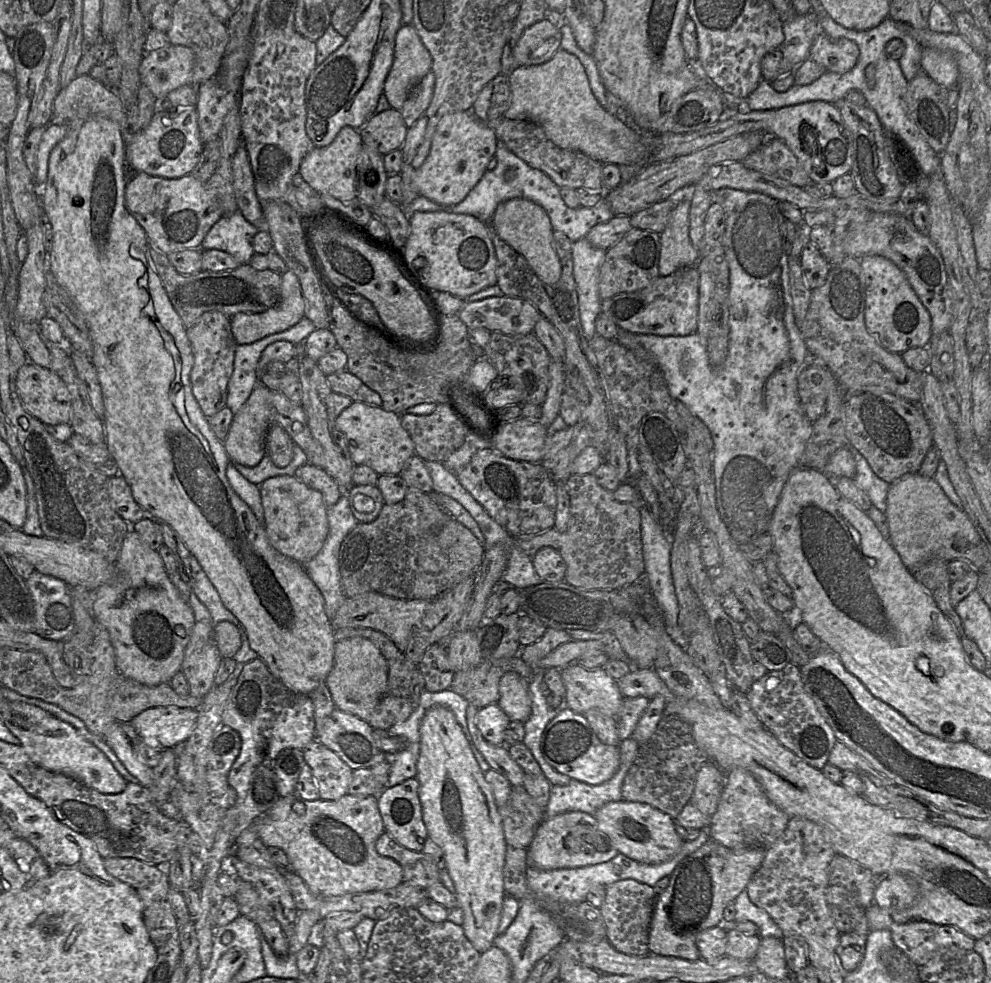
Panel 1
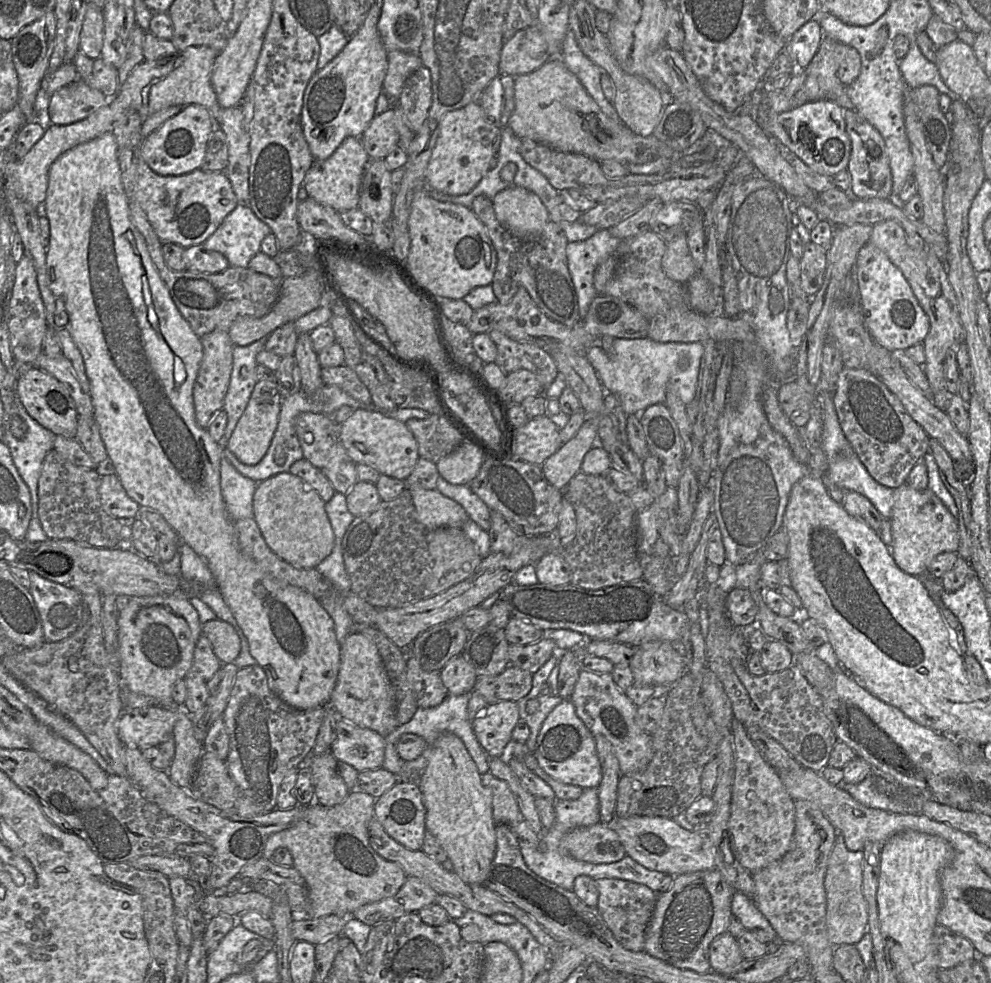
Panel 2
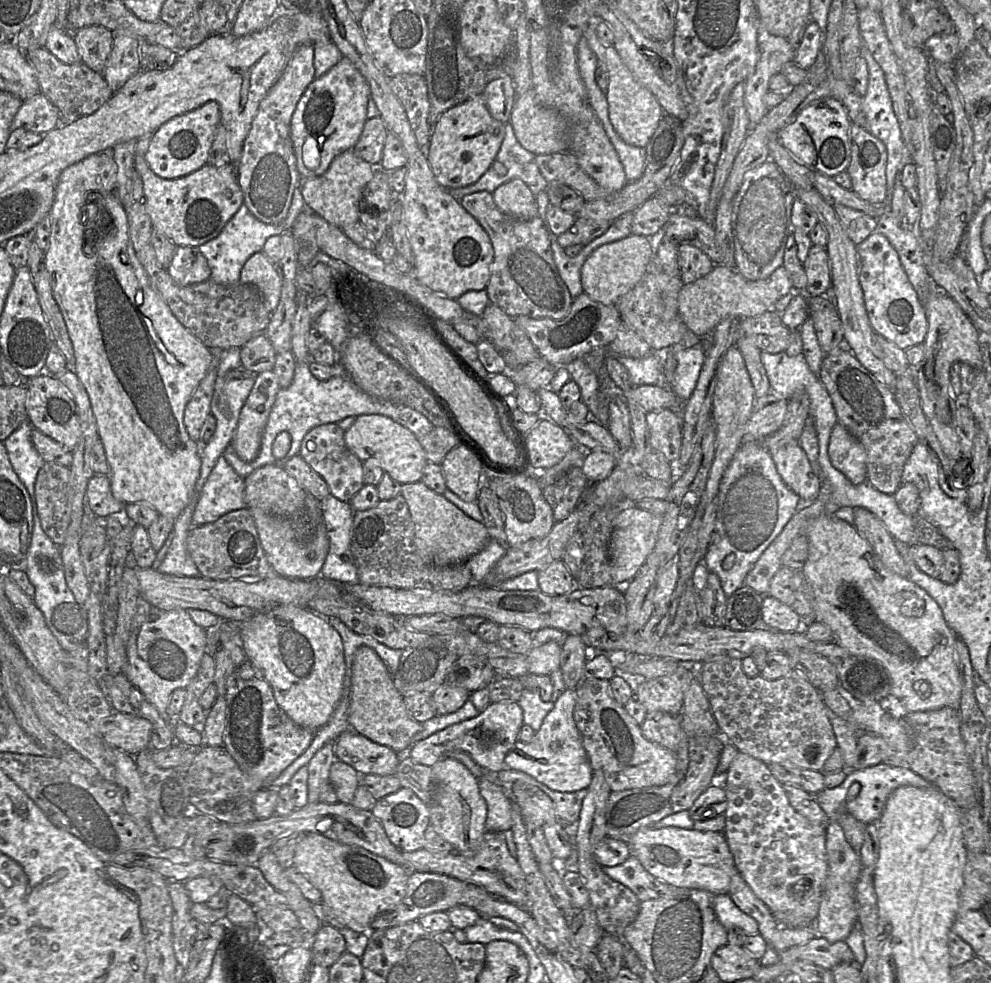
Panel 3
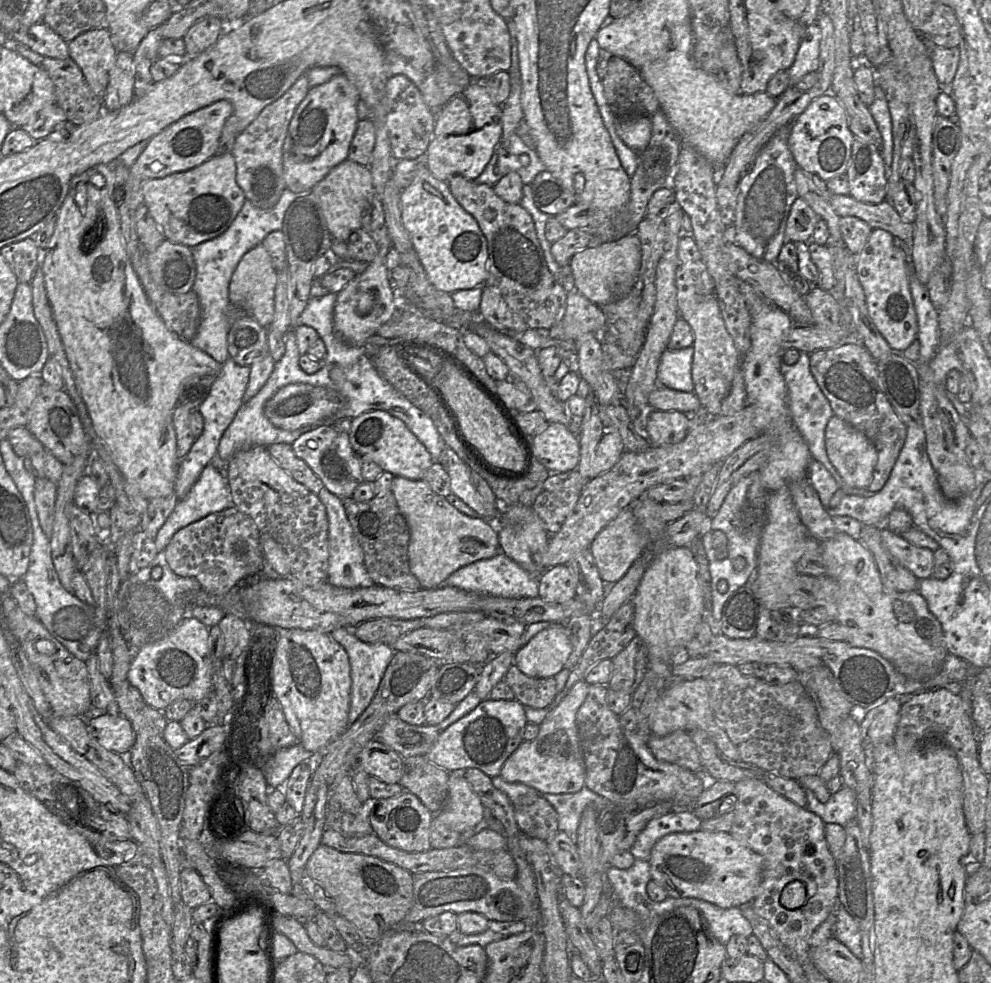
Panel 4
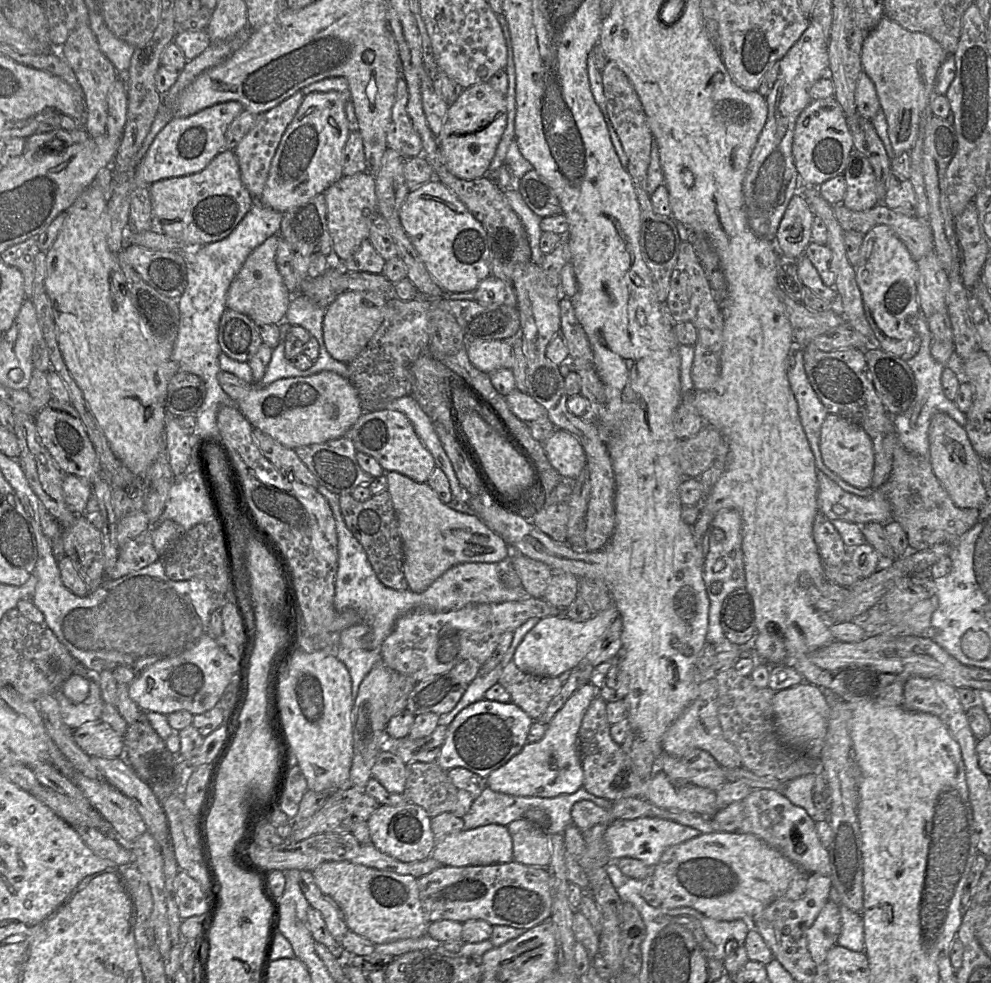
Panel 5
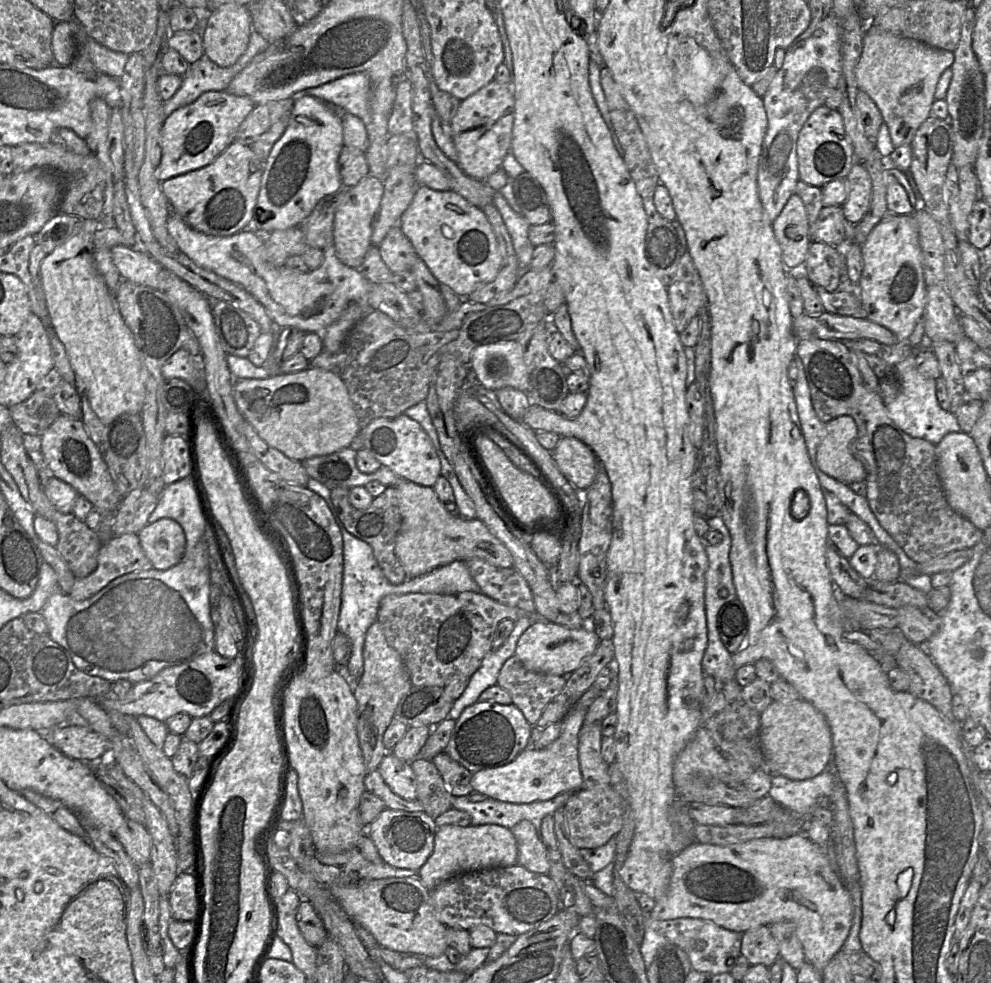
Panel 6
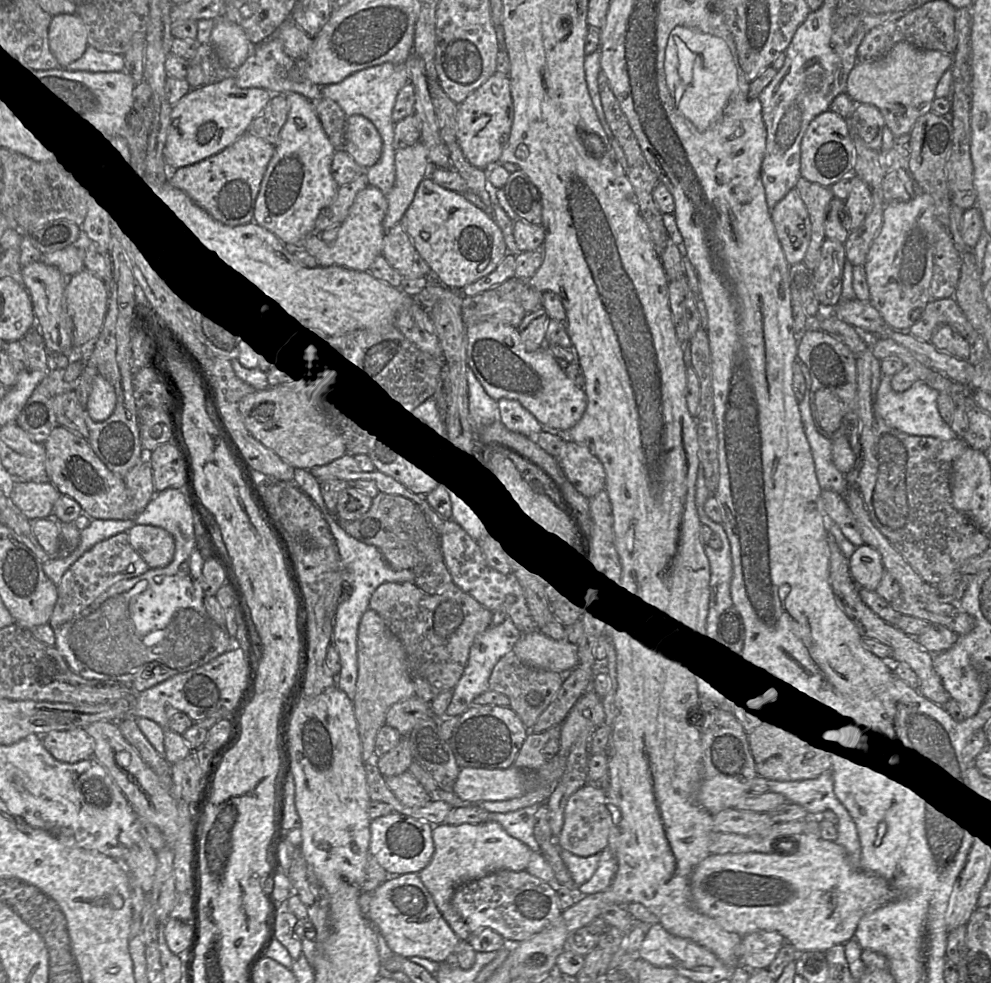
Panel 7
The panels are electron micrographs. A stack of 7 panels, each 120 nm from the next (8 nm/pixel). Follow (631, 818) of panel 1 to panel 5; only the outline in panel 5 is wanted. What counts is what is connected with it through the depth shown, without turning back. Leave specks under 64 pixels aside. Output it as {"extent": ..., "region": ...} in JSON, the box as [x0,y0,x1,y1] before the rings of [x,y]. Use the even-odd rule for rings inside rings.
{"extent":[650,832,800,921],"region":[[[712,832],[667,848],[652,868],[650,885],[660,900],[660,907],[691,907],[718,921],[751,920],[782,896],[800,872],[796,864],[755,835]]]}

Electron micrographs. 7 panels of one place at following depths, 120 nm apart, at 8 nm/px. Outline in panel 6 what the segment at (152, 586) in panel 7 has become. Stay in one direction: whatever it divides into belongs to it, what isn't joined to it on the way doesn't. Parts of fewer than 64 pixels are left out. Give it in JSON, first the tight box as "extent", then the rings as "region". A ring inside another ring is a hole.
{"extent":[40,474,215,684],"region":[[[190,474],[164,488],[147,524],[166,517],[180,524],[186,538],[185,553],[177,565],[167,570],[151,568],[124,574],[112,580],[91,598],[82,601],[76,601],[68,594],[56,590],[40,610],[50,638],[70,654],[72,662],[82,672],[111,683],[125,679],[135,684],[152,679],[165,668],[190,662],[214,651],[215,632],[210,616],[209,569],[194,566],[194,548],[203,536],[205,516]]]}

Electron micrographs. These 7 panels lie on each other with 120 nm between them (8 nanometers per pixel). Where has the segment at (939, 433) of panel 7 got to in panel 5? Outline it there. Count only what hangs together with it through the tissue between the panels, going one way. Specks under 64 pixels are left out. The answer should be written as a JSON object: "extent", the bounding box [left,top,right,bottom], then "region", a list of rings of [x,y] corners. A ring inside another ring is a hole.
{"extent":[893,313,966,459],"region":[[[921,313],[916,320],[916,334],[921,338],[919,351],[914,357],[907,360],[915,378],[916,397],[911,407],[905,413],[893,416],[893,424],[898,439],[906,450],[925,459],[930,459],[928,430],[933,415],[936,413],[946,413],[959,425],[965,427],[966,414],[958,409],[955,401],[947,399],[944,395],[941,376],[945,366],[937,362],[931,355],[930,350],[933,338],[929,329],[928,320]]]}

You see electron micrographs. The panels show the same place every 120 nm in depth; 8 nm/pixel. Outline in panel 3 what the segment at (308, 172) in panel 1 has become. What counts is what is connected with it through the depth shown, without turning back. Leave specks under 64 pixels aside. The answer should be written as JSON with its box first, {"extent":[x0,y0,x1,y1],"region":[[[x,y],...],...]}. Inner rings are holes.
{"extent":[302,149,374,228],"region":[[[352,149],[337,155],[320,176],[303,179],[302,196],[306,207],[339,228],[359,221],[358,205],[367,183],[373,178],[374,167],[358,157]]]}

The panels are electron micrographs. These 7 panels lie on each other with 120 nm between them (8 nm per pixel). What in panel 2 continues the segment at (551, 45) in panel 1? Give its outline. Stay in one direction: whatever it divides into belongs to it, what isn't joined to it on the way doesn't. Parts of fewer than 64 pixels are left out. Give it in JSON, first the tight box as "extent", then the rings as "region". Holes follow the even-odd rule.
{"extent":[499,25,550,77],"region":[[[537,25],[517,31],[502,45],[499,74],[513,77],[528,74],[550,59],[548,46]]]}

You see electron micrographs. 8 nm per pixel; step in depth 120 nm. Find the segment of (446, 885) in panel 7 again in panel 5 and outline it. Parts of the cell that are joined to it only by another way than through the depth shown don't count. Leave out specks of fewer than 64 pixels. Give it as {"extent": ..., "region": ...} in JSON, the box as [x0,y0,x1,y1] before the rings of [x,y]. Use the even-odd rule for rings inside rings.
{"extent":[431,824,513,867],"region":[[[489,824],[452,833],[437,840],[431,856],[443,866],[450,867],[503,864],[513,861],[513,844],[506,826]]]}

